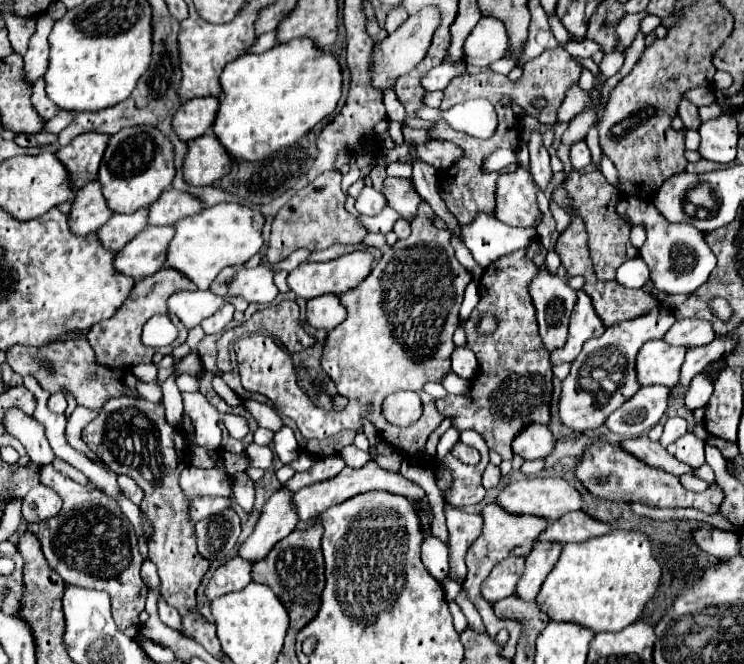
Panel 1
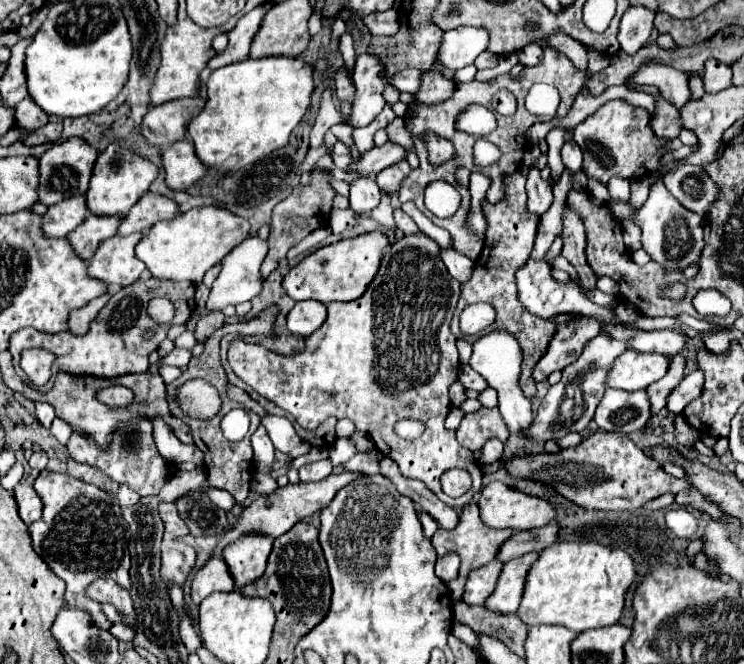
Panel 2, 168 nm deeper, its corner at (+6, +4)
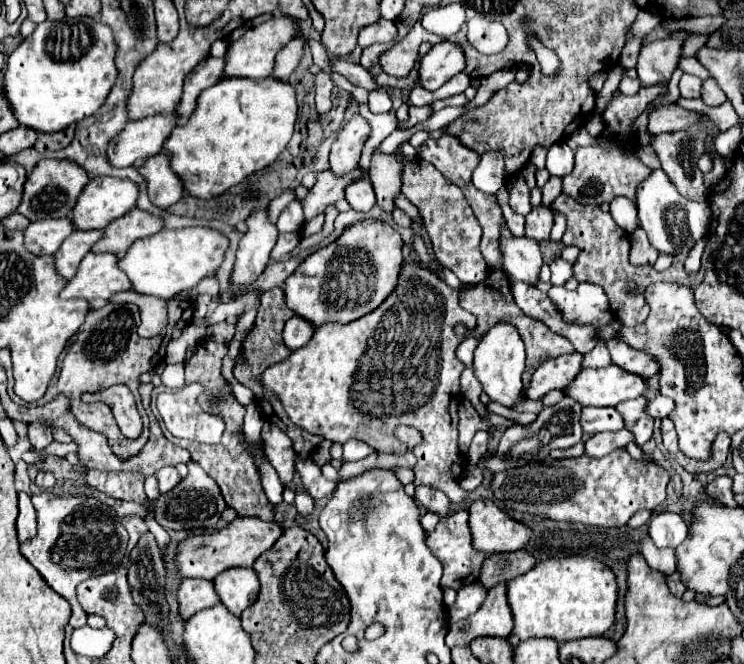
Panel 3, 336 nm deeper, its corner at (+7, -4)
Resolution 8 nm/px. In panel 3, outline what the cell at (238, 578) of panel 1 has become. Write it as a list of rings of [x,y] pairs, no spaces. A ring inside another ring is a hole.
[[[184,579],[178,587],[178,611],[182,619],[190,619],[194,613],[220,603],[214,583],[206,579]]]

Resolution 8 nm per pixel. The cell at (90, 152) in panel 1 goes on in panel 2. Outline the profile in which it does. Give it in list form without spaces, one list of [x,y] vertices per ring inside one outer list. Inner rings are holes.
[[[73,137],[63,143],[55,143],[51,149],[47,149],[39,159],[39,201],[45,205],[59,203],[63,199],[69,199],[73,195],[85,195],[89,187],[89,175],[93,173],[93,163],[97,159],[99,151],[95,147],[89,147],[85,139]]]

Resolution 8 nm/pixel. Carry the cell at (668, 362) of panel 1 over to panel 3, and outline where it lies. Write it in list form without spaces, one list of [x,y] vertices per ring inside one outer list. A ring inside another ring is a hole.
[[[616,365],[604,369],[582,369],[564,389],[564,395],[576,399],[582,407],[614,407],[622,401],[636,399],[644,393],[646,381]]]

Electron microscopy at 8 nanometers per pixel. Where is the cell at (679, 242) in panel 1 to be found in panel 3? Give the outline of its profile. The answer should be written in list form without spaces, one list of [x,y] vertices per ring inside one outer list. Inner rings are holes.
[[[662,169],[652,171],[648,179],[640,183],[640,189],[636,189],[636,205],[640,227],[646,231],[652,247],[656,247],[660,253],[674,253],[676,257],[684,257],[692,249],[694,241],[702,239],[708,233],[708,203],[696,203],[678,197],[676,187],[670,183],[668,175]]]

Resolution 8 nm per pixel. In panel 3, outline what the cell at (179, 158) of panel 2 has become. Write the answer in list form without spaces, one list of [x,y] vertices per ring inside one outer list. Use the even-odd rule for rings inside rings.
[[[158,153],[154,157],[148,157],[142,165],[140,165],[140,175],[146,181],[146,189],[148,189],[148,199],[160,207],[166,209],[170,205],[174,205],[182,195],[182,183],[176,177],[176,173],[170,169],[170,161],[166,155]]]

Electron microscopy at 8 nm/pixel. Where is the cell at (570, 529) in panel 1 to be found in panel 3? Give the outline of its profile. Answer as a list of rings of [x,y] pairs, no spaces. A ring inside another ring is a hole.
[[[512,551],[512,553],[496,553],[484,559],[482,571],[476,577],[486,589],[492,589],[496,583],[506,583],[518,575],[524,575],[534,567],[536,559],[526,551]]]

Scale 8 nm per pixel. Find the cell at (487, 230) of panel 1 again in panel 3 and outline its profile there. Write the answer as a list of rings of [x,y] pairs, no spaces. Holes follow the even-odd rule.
[[[488,151],[480,157],[480,163],[472,177],[474,185],[484,193],[498,193],[500,187],[506,183],[506,169],[504,169],[504,155]]]

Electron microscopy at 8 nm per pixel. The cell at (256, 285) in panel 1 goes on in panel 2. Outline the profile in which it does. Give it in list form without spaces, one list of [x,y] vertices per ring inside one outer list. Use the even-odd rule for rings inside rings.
[[[253,237],[253,239],[245,239],[245,243],[241,243],[239,247],[235,247],[221,263],[221,273],[219,277],[215,279],[213,287],[211,287],[211,293],[209,293],[209,299],[205,303],[205,309],[209,313],[213,311],[221,311],[225,309],[227,305],[237,305],[237,303],[243,303],[243,301],[251,301],[253,297],[257,297],[261,291],[263,291],[263,277],[261,277],[261,261],[263,257],[267,255],[267,241],[261,241],[259,237]]]

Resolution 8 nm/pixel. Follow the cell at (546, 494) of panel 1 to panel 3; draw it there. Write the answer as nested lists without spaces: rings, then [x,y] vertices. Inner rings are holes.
[[[490,499],[472,501],[468,515],[472,547],[486,555],[518,551],[532,535],[524,523],[510,519],[510,515],[498,509]]]

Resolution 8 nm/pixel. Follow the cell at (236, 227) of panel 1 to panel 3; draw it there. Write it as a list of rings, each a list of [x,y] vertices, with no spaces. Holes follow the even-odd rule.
[[[186,227],[178,231],[162,229],[150,237],[138,239],[118,261],[118,267],[128,275],[132,291],[142,295],[154,295],[160,299],[170,299],[180,291],[192,289],[200,279],[214,275],[228,249],[228,239],[216,229],[208,227]]]

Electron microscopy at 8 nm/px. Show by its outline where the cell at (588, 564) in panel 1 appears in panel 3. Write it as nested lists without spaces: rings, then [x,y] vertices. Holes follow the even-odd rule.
[[[564,557],[564,559],[542,561],[534,565],[528,573],[508,581],[508,605],[512,607],[512,617],[514,617],[514,629],[508,641],[512,647],[516,647],[520,641],[532,637],[552,637],[558,643],[562,643],[580,637],[604,635],[614,623],[616,599],[618,599],[616,577],[612,569],[608,569],[604,563],[590,557]]]

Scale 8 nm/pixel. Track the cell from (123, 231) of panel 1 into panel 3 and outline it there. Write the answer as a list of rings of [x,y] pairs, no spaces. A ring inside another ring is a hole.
[[[74,231],[70,237],[64,239],[60,249],[54,253],[56,273],[64,279],[72,279],[80,259],[90,251],[90,247],[102,237],[102,231]]]

